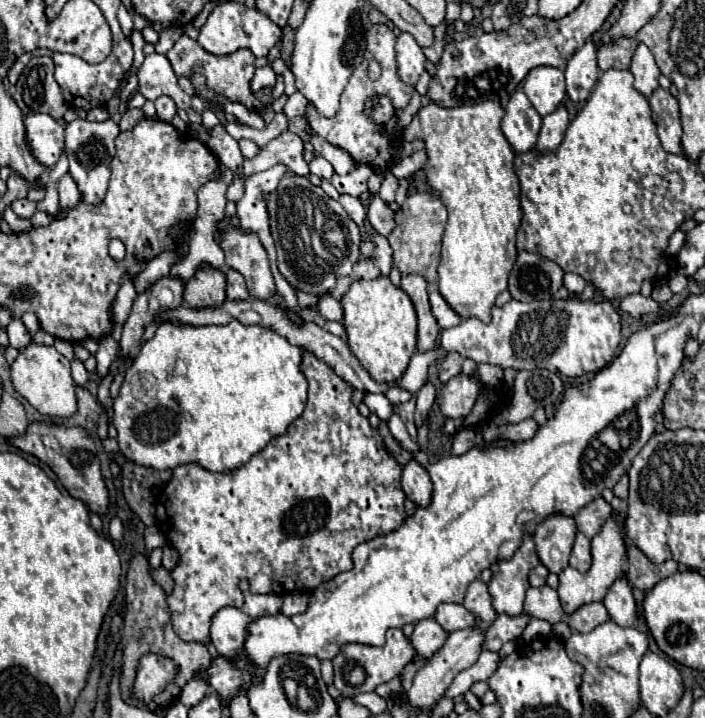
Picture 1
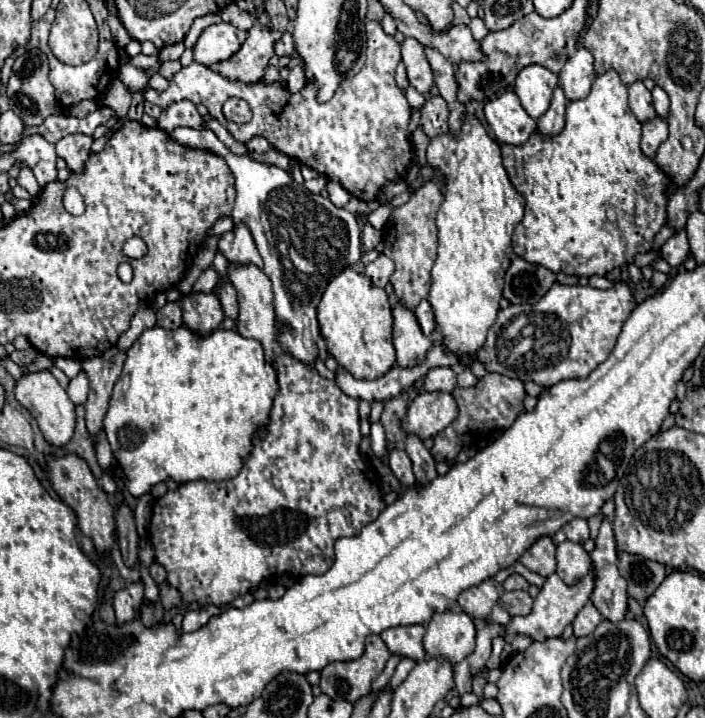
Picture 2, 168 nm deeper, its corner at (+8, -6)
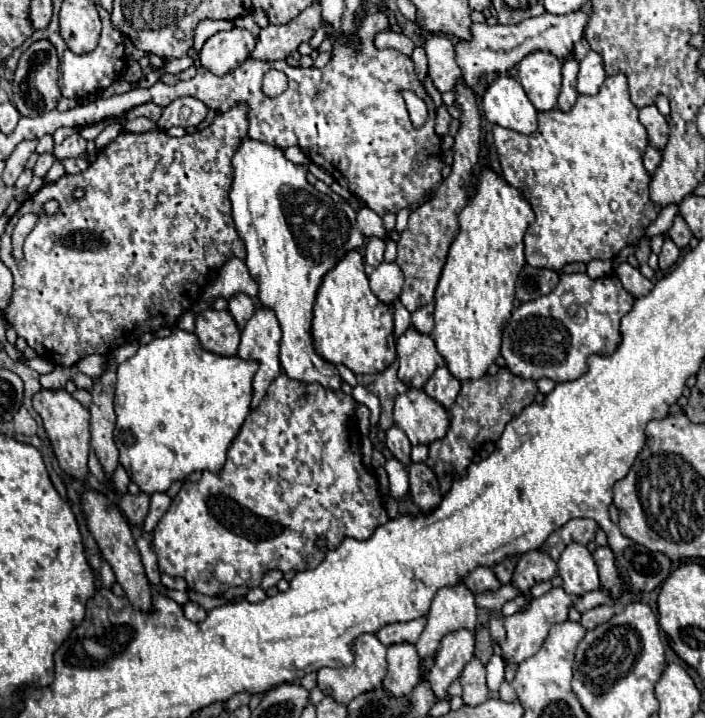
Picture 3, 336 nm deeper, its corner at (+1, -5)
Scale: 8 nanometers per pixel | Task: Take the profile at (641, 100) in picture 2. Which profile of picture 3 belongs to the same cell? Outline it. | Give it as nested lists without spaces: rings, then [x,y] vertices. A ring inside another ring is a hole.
[[[655,105],[651,107],[643,107],[639,111],[639,119],[647,129],[647,137],[649,137],[649,145],[663,151],[663,147],[667,145],[669,139],[669,127],[667,127],[667,119],[657,111]]]

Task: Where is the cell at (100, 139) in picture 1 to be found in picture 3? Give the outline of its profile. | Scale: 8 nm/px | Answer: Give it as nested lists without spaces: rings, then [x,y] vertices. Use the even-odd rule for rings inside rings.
[[[75,133],[75,135],[67,137],[63,143],[55,145],[53,153],[55,153],[55,157],[57,157],[57,159],[67,159],[67,157],[81,157],[81,155],[85,153],[85,145],[87,145],[87,141],[85,141],[85,139],[83,139],[79,133]]]

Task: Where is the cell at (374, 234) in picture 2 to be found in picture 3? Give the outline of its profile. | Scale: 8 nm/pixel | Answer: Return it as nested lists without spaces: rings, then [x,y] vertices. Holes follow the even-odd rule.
[[[371,237],[365,245],[365,263],[369,265],[369,269],[375,269],[383,263],[383,251],[385,251],[385,241]]]

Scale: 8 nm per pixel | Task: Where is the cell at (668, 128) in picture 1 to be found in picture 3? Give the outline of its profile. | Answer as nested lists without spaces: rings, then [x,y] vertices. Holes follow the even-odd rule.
[[[647,147],[645,157],[643,157],[643,165],[645,165],[647,173],[653,175],[659,163],[661,163],[661,153],[659,153],[659,149],[655,149],[655,147]]]

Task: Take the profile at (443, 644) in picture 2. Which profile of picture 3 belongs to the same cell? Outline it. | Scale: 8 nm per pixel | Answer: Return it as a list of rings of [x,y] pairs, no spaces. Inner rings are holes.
[[[459,629],[441,639],[439,651],[435,655],[435,665],[429,671],[429,685],[437,701],[449,699],[449,685],[461,675],[463,667],[473,659],[475,635],[473,631]]]

